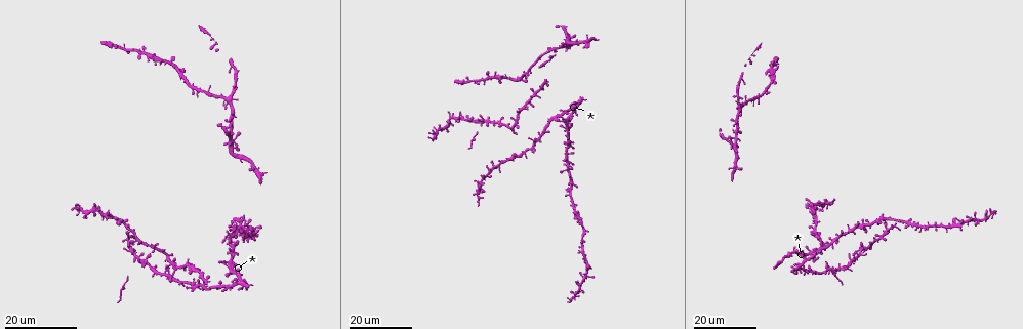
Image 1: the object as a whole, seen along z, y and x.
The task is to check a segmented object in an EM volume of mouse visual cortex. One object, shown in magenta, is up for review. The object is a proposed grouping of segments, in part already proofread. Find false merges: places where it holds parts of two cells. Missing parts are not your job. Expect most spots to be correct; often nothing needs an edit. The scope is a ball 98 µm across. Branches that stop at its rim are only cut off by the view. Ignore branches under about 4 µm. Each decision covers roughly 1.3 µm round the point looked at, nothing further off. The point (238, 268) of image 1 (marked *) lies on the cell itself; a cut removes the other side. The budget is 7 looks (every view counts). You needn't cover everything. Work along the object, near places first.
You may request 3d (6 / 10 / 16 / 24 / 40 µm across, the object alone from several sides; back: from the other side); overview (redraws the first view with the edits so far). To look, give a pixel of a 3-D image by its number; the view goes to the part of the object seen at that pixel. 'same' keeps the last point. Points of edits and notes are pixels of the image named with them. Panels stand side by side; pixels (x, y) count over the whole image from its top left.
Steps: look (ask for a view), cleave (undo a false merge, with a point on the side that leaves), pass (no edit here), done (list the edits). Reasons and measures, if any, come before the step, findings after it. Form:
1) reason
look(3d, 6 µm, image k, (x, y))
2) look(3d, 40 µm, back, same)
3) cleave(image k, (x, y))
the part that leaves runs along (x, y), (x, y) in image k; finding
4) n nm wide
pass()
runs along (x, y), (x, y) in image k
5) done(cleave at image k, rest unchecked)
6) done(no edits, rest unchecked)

four-way junction
look(3d, 24 µm, image 1, (514, 121))

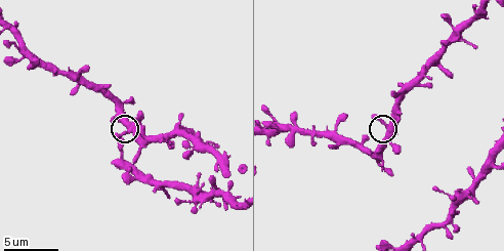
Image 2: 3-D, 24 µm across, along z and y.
look(3d, 6 µm, image 2, (386, 135))

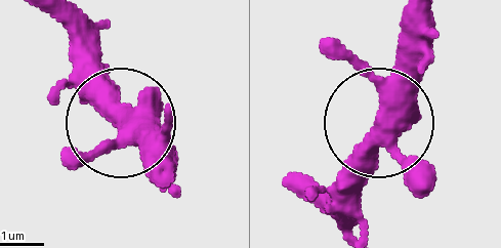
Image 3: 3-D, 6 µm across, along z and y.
side arm 20 µm; 4 arms
pass()
all the same cell

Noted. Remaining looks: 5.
three arms meet
look(3d, 6 µm, image 2, (194, 201))

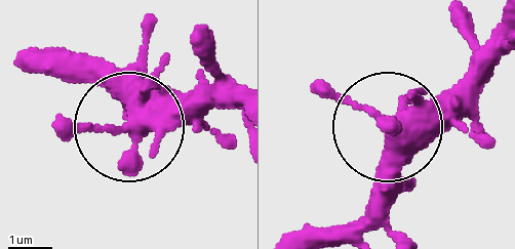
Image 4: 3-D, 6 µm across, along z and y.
pass()
runs along (237, 111), (126, 118), (126, 70) in image 4; all the same cell

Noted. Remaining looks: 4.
three-way junction
look(3d, 24 µm, image 1, (493, 165))

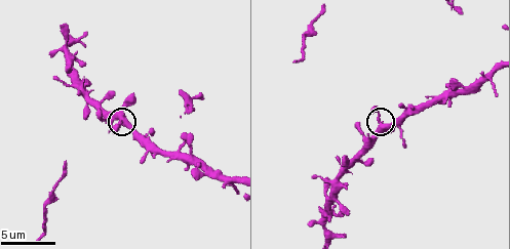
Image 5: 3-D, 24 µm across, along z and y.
look(3d, 10 µm, image 5, (380, 124))

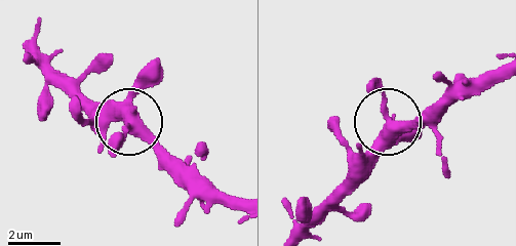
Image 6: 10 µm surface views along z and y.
side arm 18 µm; 3 arms
pass()
one cell here

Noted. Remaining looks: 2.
done(no edits, rest unchecked)

